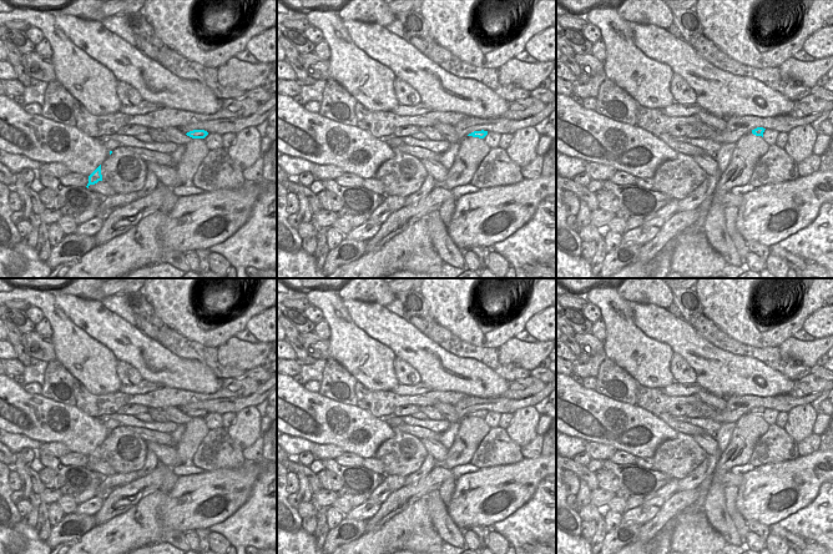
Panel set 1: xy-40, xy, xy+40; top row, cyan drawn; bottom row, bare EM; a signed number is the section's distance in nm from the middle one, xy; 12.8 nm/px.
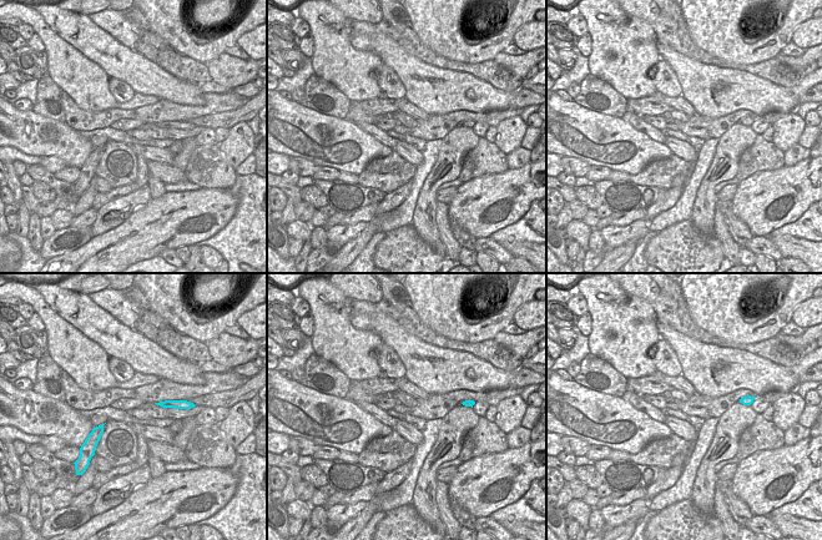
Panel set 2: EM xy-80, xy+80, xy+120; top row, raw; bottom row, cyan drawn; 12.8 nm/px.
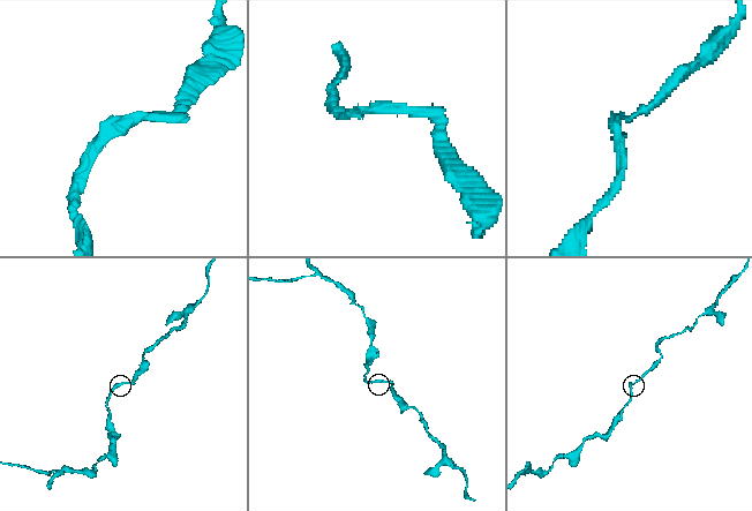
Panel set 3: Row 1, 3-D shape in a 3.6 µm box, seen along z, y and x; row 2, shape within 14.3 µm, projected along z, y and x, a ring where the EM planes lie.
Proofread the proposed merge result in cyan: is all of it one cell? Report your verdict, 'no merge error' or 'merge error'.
no merge error

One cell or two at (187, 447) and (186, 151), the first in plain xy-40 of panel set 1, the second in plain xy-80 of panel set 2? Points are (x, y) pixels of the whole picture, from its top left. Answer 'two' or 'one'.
one

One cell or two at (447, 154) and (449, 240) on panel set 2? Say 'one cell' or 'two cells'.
two cells

